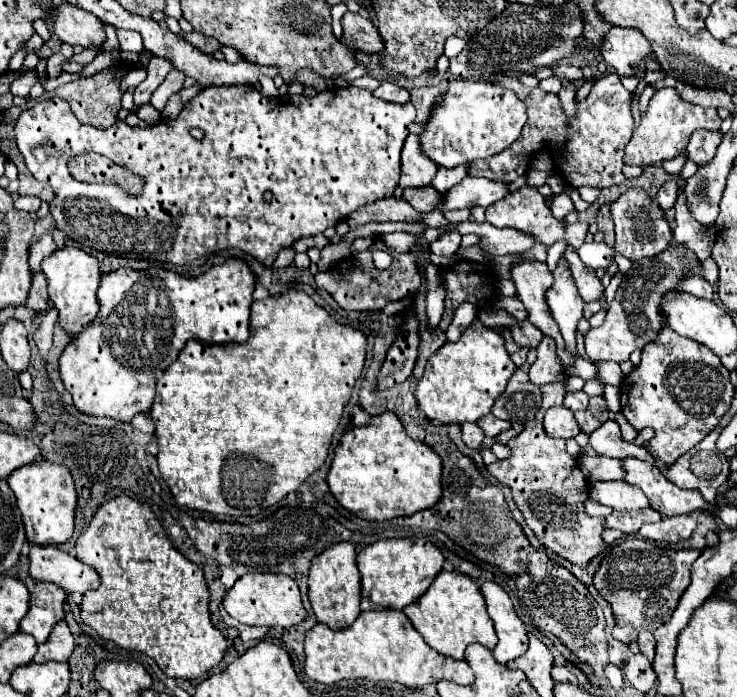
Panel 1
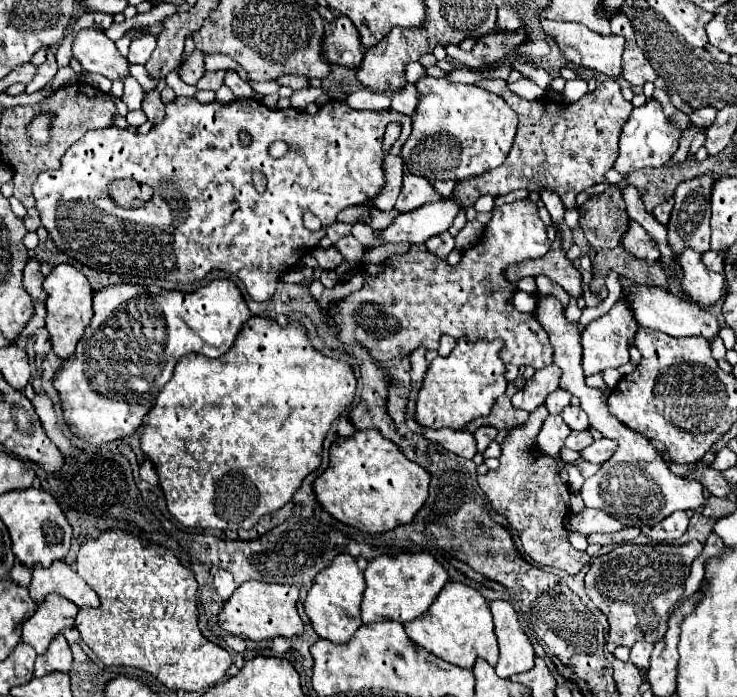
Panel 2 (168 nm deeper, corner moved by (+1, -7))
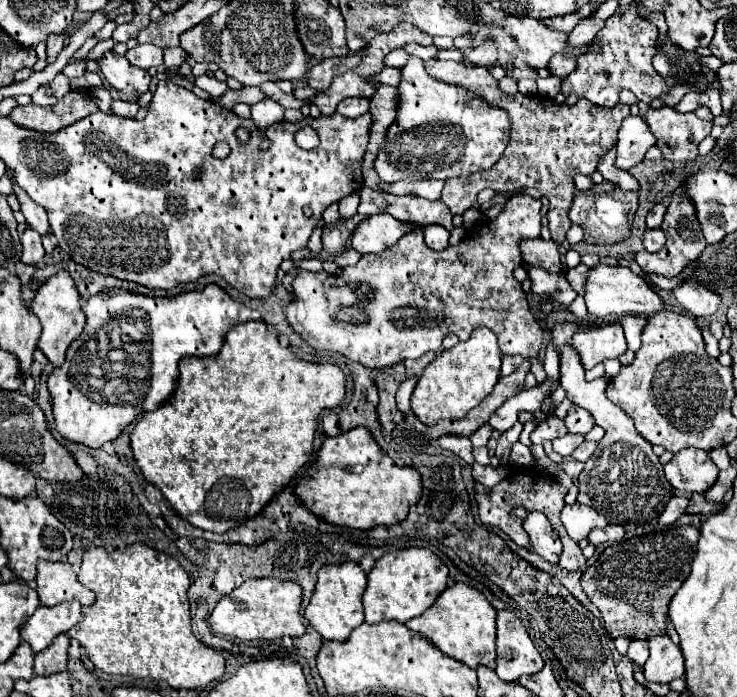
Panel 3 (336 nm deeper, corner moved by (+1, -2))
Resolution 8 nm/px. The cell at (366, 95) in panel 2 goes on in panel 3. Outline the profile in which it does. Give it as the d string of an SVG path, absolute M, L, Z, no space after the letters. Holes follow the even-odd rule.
M347 98L337 106L337 112L341 112L347 118L357 118L369 110L367 98Z

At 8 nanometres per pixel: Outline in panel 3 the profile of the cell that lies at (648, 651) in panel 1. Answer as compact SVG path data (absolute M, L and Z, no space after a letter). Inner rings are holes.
M631 640L627 656L629 656L637 666L643 666L645 660L649 658L649 646L647 646L647 640Z

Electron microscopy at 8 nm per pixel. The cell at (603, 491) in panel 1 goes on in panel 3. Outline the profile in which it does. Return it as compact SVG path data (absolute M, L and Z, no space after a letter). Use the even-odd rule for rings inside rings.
M579 502L565 506L561 510L561 518L563 518L563 524L567 528L567 534L575 542L579 542L581 538L587 538L587 534L593 528L605 528L607 526L607 520L601 514L597 514L593 508L583 506Z

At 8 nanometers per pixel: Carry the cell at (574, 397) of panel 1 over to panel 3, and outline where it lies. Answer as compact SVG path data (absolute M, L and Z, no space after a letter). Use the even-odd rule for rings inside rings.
M571 406L569 412L567 412L567 418L565 418L565 426L571 434L587 434L595 422L593 422L593 416L589 416L589 412L581 406Z

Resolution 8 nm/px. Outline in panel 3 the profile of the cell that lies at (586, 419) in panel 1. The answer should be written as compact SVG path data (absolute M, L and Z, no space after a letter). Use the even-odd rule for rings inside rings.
M565 434L565 436L557 438L557 440L553 440L553 450L555 450L557 454L561 454L561 456L571 456L571 452L573 452L583 440L585 440L585 438L579 436L579 434Z

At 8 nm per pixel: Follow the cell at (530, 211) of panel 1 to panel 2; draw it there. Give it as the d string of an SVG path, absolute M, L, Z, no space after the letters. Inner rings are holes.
M531 199L513 201L493 209L491 221L485 227L481 243L467 249L457 265L447 265L445 259L431 255L425 245L413 245L405 255L389 257L389 265L383 273L369 277L361 291L355 291L349 297L345 297L345 301L331 309L329 315L333 317L345 347L349 347L349 343L361 343L379 363L399 355L409 355L419 345L425 345L427 349L437 349L439 337L443 333L449 333L455 339L463 335L467 335L469 339L501 339L503 363L531 365L535 369L543 369L553 361L553 347L547 339L547 333L541 329L541 325L537 325L533 315L521 313L513 307L511 297L517 287L505 281L503 273L511 263L525 259L541 259L549 249L551 239L547 237L547 225L541 221L537 213L537 205Z

